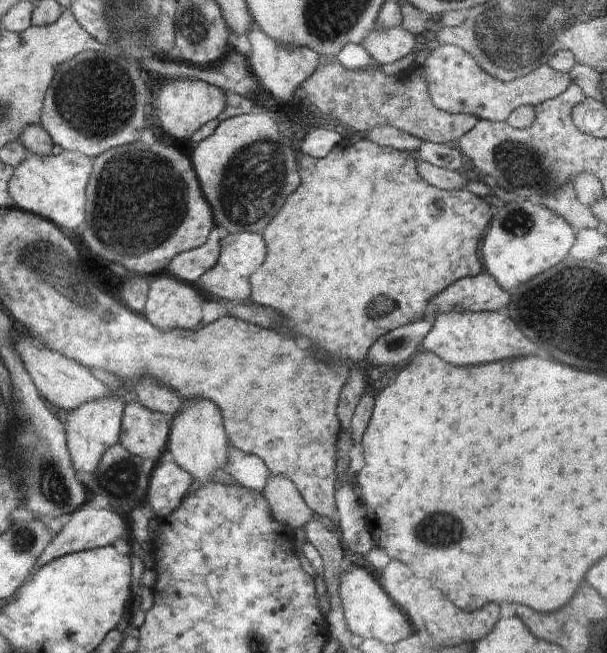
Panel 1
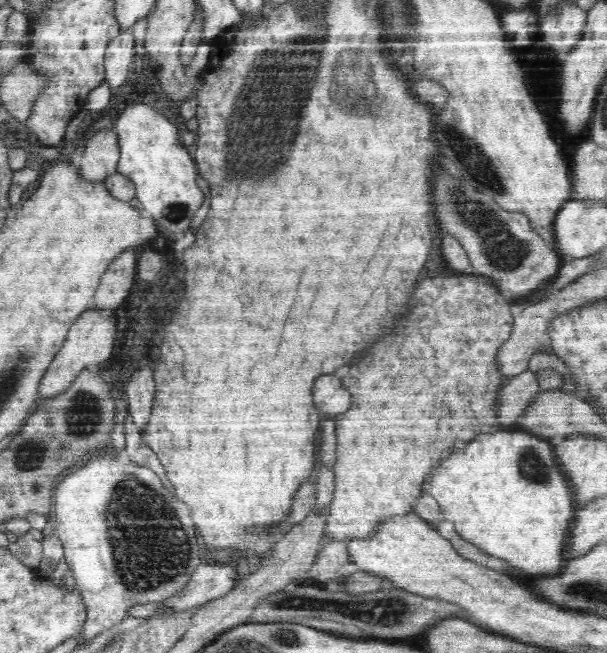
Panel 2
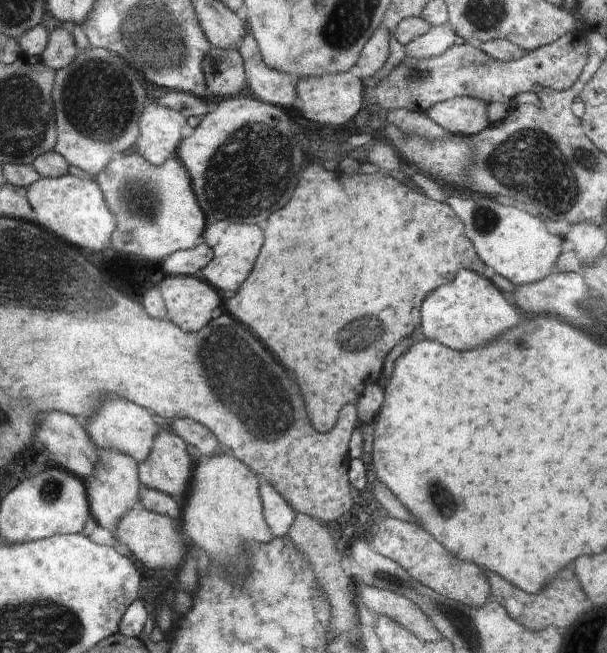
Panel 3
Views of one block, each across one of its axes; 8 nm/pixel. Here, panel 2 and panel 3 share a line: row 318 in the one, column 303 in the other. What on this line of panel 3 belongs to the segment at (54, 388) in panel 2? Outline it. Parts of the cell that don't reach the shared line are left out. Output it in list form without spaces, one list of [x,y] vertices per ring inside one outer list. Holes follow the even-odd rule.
[[[350,72],[330,73],[324,76],[299,77],[296,80],[297,96],[296,104],[302,116],[319,122],[340,127],[345,125],[350,118],[358,114],[362,108],[362,84],[360,80]]]

